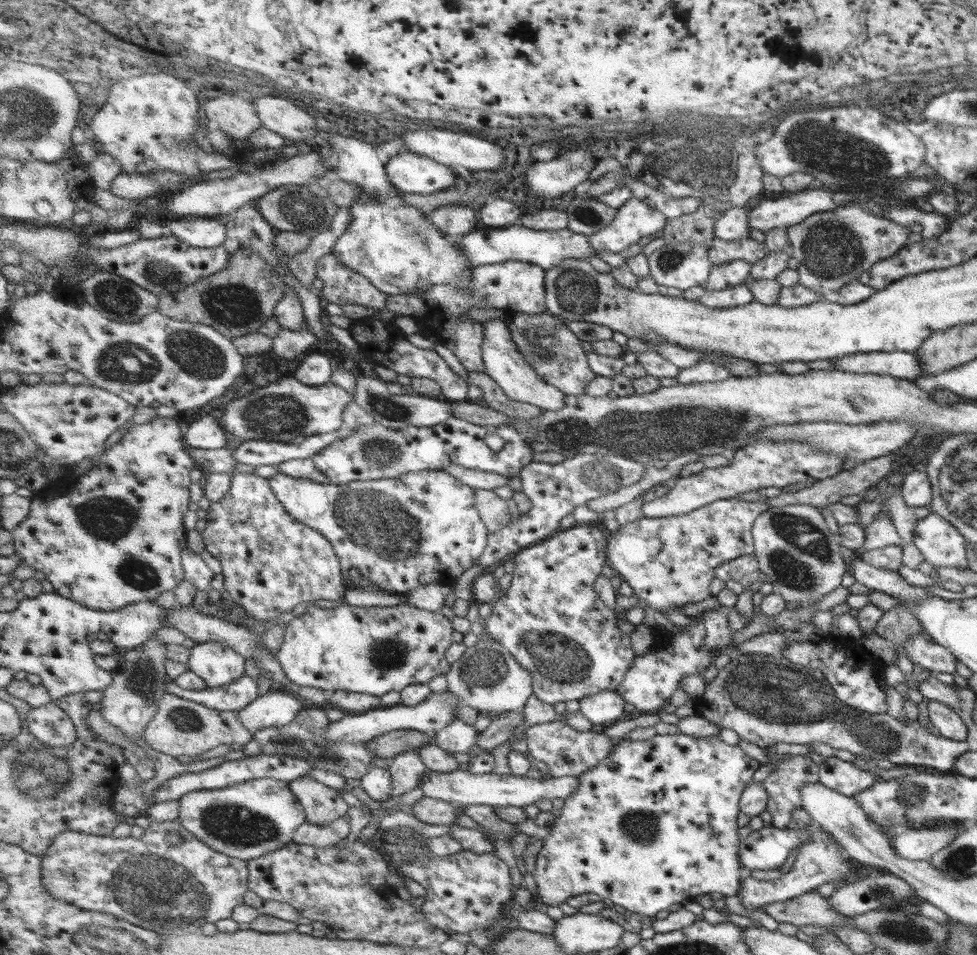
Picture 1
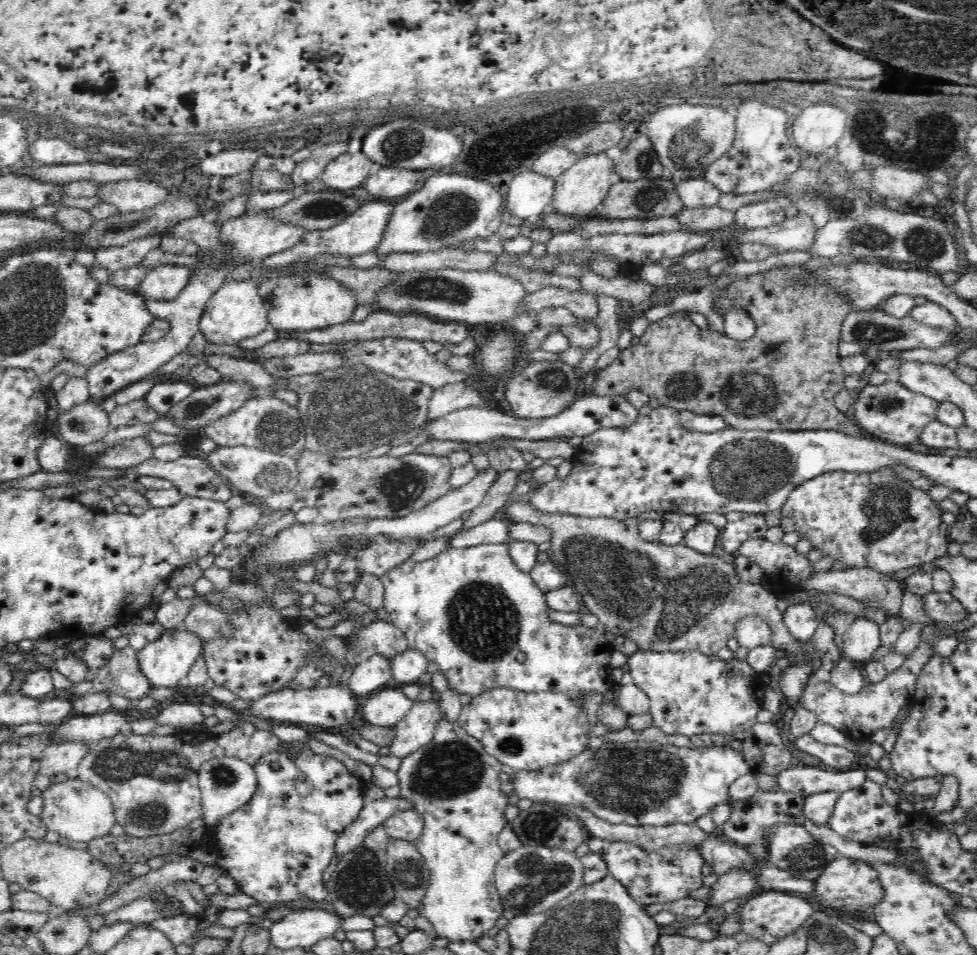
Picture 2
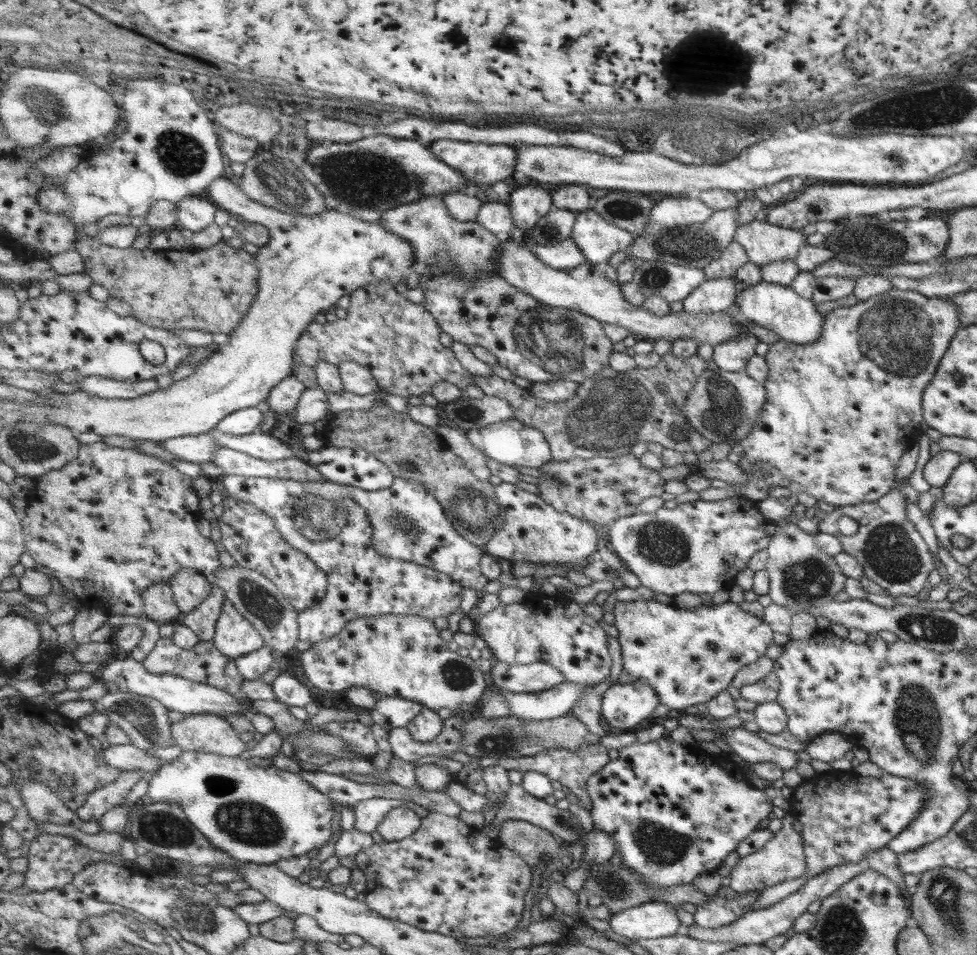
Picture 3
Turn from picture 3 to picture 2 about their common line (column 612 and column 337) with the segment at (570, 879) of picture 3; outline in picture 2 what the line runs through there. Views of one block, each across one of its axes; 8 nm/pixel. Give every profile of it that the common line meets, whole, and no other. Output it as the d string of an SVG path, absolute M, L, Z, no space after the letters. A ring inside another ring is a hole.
M383 798L366 801L357 819L343 830L334 844L334 858L343 858L362 844L365 834L376 825L383 823L396 809L413 809L408 801L400 798Z

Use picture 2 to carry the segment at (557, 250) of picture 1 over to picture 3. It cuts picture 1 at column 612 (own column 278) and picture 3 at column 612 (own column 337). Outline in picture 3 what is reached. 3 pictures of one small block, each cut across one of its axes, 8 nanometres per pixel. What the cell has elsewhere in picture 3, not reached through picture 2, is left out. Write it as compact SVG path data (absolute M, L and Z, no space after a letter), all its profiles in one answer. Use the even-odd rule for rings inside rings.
M592 208L578 215L570 238L585 256L586 263L603 267L613 254L630 248L636 236L607 222Z

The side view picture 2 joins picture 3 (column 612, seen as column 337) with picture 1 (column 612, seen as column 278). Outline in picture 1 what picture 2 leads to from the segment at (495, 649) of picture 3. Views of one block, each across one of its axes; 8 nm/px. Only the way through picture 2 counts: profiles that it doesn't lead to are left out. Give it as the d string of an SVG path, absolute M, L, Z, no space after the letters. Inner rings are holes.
M585 524L563 529L553 538L521 550L513 558L512 580L505 597L498 598L492 615L485 620L489 636L499 641L532 674L534 695L543 702L580 701L597 692L616 691L633 666L636 655L631 648L631 636L617 626L619 610L609 608L592 585L608 565L607 550L605 534Z

